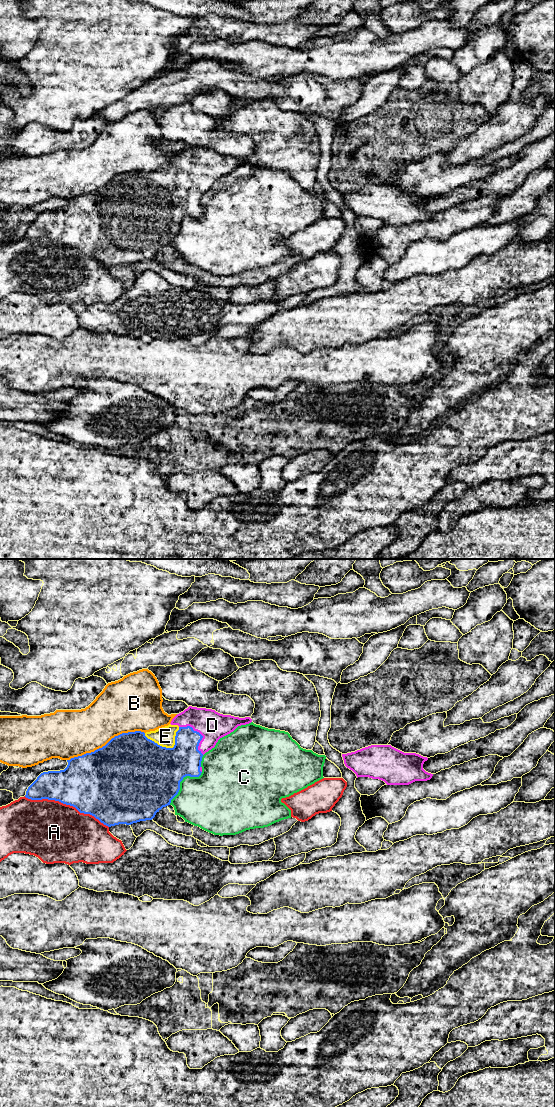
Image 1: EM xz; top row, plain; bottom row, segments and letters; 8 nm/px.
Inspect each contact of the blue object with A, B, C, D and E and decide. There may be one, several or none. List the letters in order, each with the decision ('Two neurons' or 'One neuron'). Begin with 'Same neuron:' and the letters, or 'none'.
Same neuron: D, E
A: Two neurons
B: Two neurons
C: Two neurons
D: One neuron
E: One neuron

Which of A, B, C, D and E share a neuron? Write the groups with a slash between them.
A / B / C / D E

